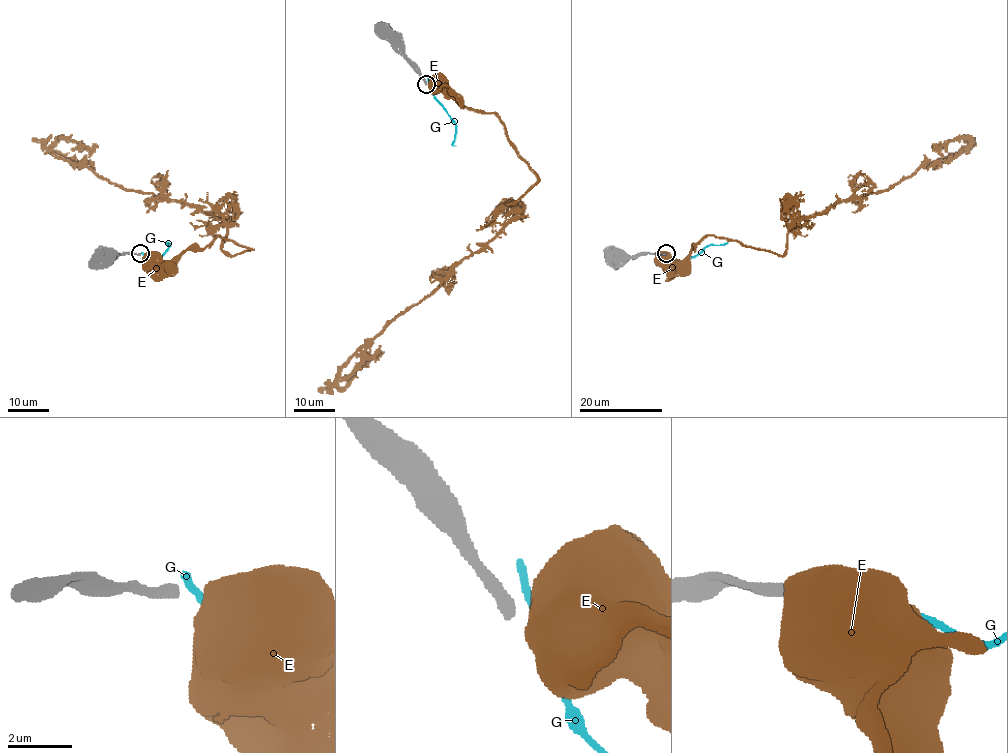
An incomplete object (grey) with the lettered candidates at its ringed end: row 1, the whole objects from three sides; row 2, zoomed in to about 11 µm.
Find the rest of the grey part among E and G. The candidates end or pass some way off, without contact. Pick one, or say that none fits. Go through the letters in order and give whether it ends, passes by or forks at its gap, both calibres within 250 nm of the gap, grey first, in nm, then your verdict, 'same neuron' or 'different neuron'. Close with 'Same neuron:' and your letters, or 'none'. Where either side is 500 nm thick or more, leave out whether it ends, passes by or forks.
E: 380/800 nm | different neuron
G: it passes by | 380/220 nm | different neuron
Same neuron: none

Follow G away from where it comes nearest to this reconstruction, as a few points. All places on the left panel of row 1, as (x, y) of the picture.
G: (142, 254), (148, 260), (159, 257), (169, 247), (166, 243), (169, 242)

